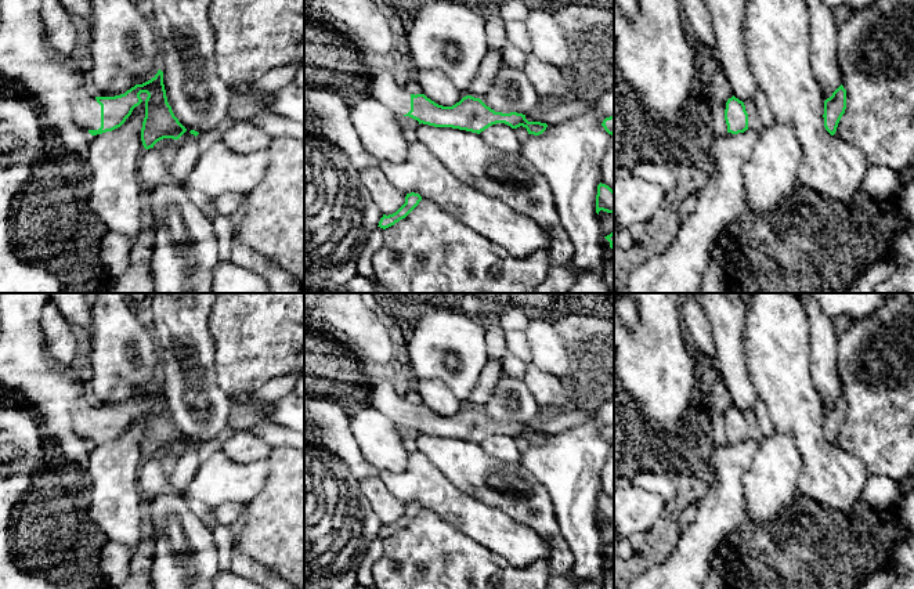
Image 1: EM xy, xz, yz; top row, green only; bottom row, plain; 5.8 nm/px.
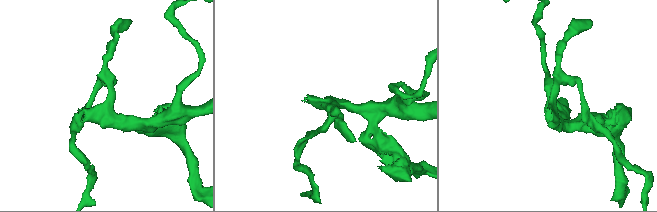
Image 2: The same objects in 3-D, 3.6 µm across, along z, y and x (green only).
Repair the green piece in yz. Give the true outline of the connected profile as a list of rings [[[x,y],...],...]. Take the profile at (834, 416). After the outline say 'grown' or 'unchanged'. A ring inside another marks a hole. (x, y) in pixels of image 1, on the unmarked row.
[[[841,394],[830,408],[824,411],[824,437],[834,445],[838,437],[838,433],[846,419],[846,400]]]; unchanged

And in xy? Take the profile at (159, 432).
[[[46,347],[46,361],[54,371],[73,377],[80,386],[86,387],[73,406],[72,422],[77,434],[91,445],[112,441],[120,437],[138,416],[142,409],[141,402],[147,402],[145,427],[141,438],[141,451],[145,459],[163,448],[178,449],[187,438],[174,426],[167,412],[163,394],[163,382],[158,383],[142,394],[136,394],[124,404],[115,406],[97,406],[90,394],[87,376],[80,375],[72,365],[61,365],[53,359]]]; grown

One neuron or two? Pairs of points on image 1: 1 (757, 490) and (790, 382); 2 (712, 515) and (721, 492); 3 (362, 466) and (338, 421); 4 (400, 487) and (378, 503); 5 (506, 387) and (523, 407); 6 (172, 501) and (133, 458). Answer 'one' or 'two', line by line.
1: two
2: one
3: one
4: two
5: one
6: two

